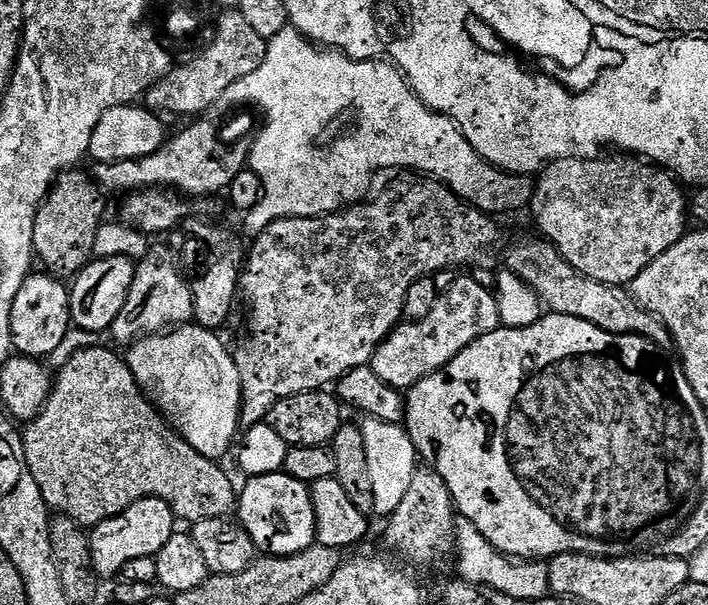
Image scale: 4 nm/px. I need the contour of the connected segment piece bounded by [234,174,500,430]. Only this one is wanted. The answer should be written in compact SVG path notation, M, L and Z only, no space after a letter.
M404 174L401 180L396 180L381 196L373 195L359 204L353 204L339 212L329 212L319 216L287 216L281 220L274 220L258 233L256 240L246 252L244 274L240 277L242 296L248 299L248 333L240 344L240 349L235 349L234 359L238 378L240 379L240 426L247 430L261 423L267 417L269 410L282 398L290 398L294 394L303 392L319 392L325 386L342 379L342 377L355 368L371 365L372 356L380 343L392 332L397 324L401 323L406 302L406 290L418 278L423 276L433 277L438 272L443 272L448 264L468 264L476 260L480 252L484 252L496 239L500 232L491 215L472 207L467 199L459 200L457 193L441 184L434 176L427 174Z

